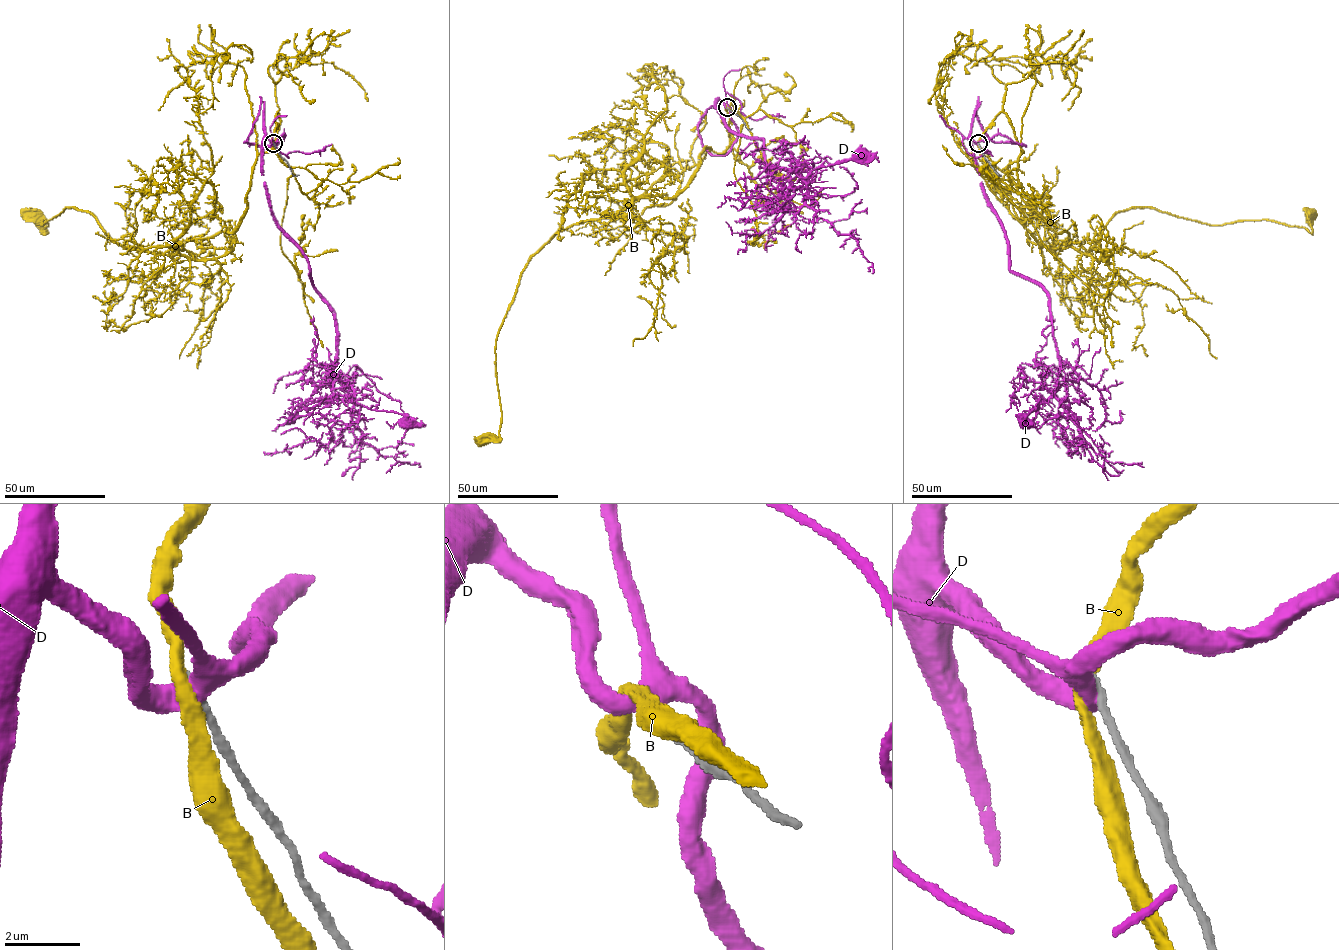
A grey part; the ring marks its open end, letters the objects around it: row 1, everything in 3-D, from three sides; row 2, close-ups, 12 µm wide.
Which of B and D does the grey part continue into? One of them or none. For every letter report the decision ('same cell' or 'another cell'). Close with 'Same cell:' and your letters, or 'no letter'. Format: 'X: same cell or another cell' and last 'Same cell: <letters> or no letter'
B: another cell
D: another cell
Same cell: no letter

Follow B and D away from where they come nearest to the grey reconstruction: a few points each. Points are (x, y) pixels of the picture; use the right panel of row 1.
B: (978, 143), (1004, 112), (1023, 151), (1024, 195), (1083, 254), (1132, 208), (1311, 233), (1309, 214)
D: (978, 143), (970, 139), (1010, 269), (1048, 295), (1059, 361), (1057, 388), (1025, 424)

